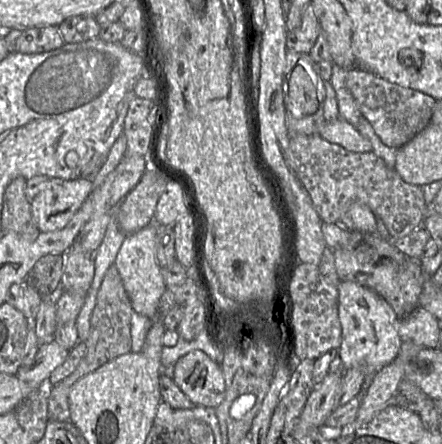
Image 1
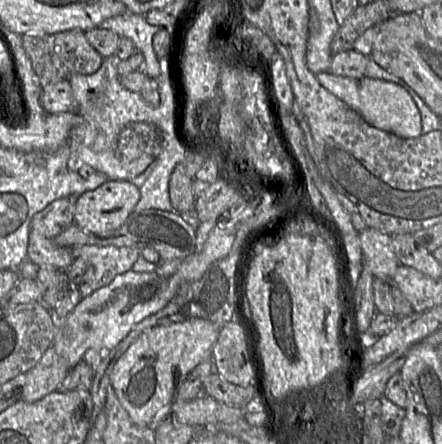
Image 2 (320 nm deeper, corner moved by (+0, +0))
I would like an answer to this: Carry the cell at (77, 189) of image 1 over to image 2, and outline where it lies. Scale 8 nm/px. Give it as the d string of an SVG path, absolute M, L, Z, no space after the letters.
M108 180L75 198L74 224L91 233L108 233L120 228L134 211L140 189L129 180Z

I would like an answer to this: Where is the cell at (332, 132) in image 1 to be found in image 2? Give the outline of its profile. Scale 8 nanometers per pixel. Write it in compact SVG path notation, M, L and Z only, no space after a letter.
M330 72L316 74L316 77L324 88L360 114L371 126L401 138L415 138L422 134L420 111L404 87L385 80L365 76L351 78L334 75Z

